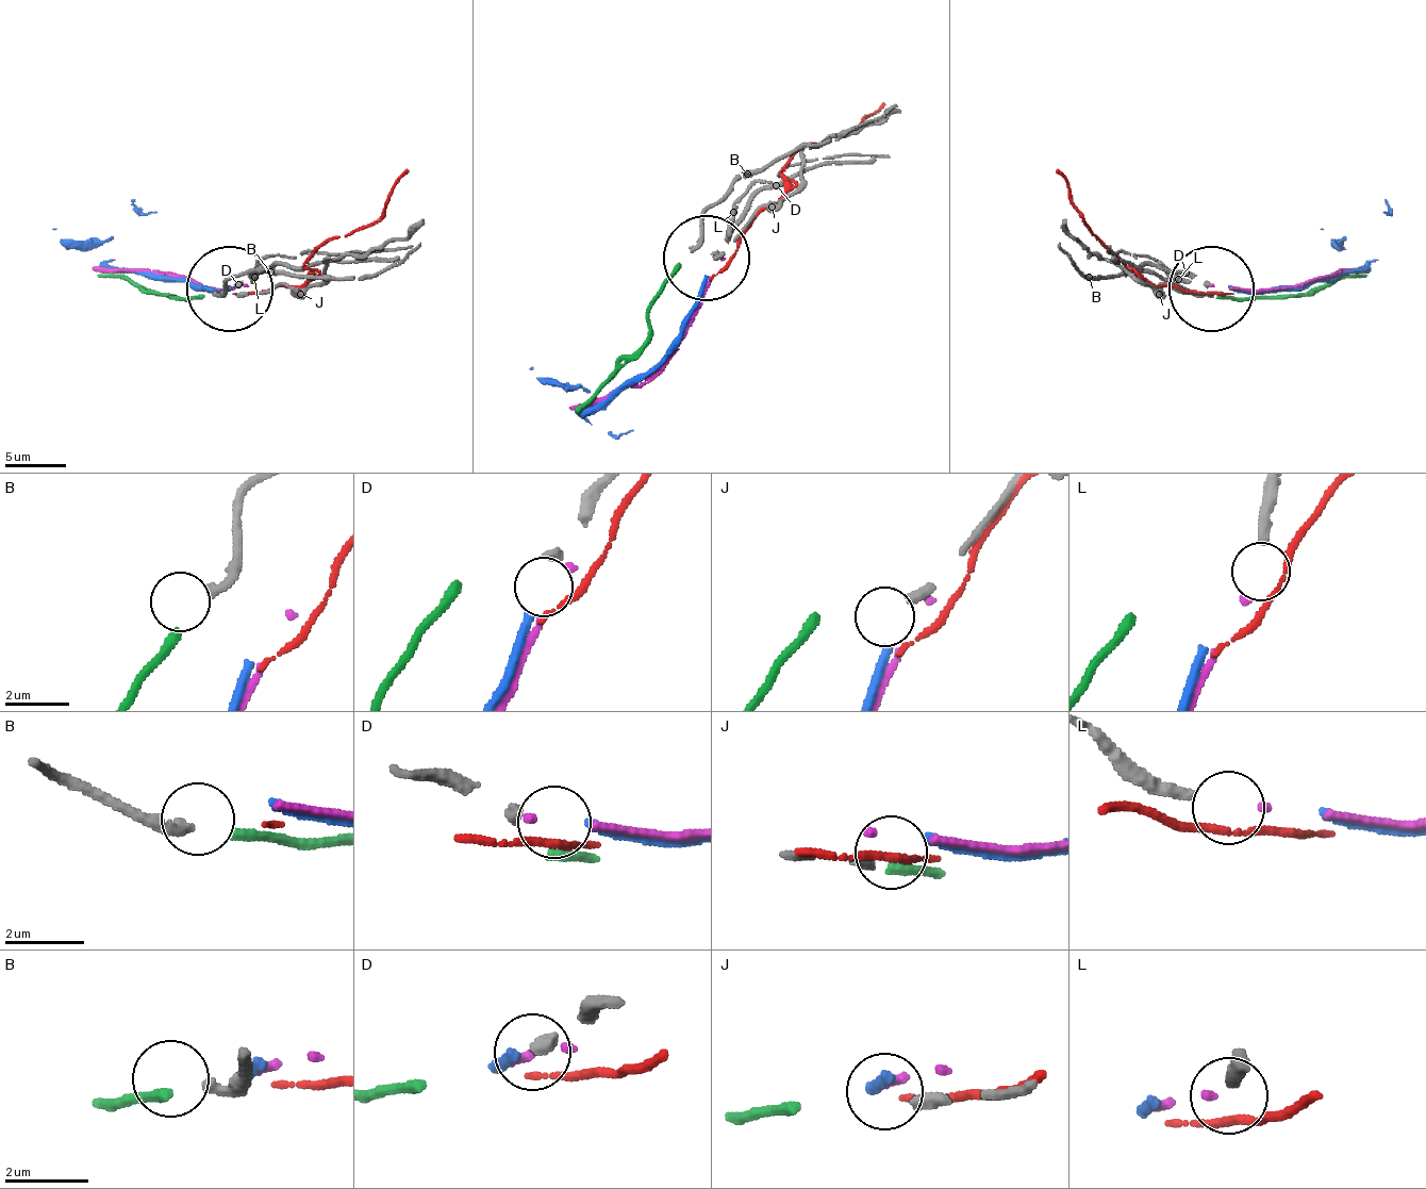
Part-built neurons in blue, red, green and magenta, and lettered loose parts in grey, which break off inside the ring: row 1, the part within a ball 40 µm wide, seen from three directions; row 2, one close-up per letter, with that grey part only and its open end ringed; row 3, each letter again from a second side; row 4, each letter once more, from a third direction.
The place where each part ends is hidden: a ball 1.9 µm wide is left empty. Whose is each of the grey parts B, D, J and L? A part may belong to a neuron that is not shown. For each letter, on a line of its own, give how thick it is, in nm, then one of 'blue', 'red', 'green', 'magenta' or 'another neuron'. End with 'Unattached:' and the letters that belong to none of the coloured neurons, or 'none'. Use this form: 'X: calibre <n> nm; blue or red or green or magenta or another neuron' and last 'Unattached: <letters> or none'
B: calibre 280 nm; green
D: calibre 240 nm; blue
J: calibre 280 nm; another neuron
L: calibre 320 nm; magenta
Unattached: J

